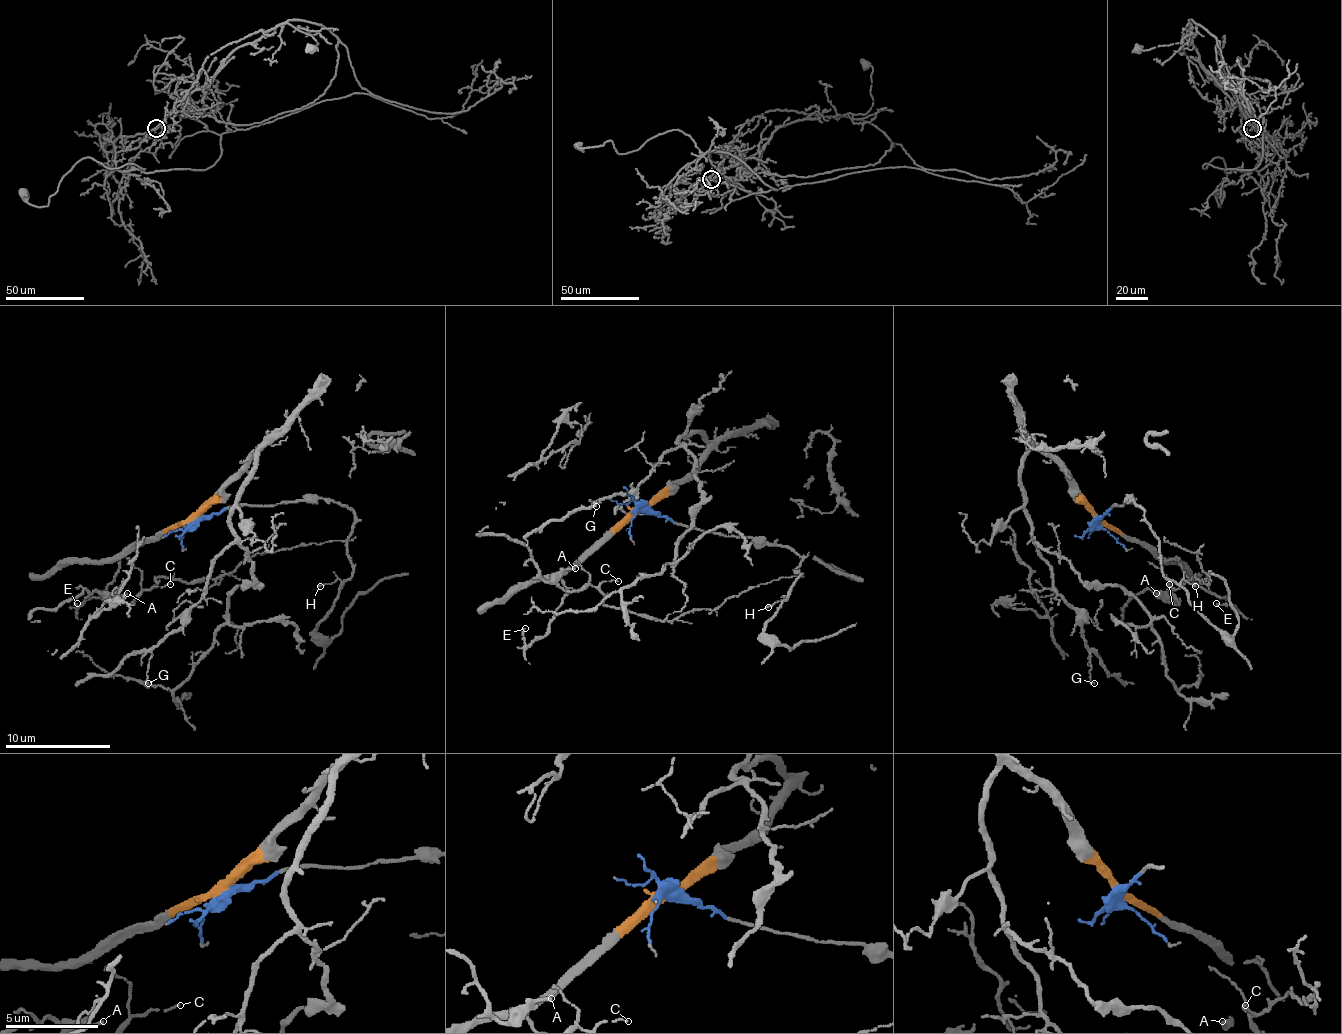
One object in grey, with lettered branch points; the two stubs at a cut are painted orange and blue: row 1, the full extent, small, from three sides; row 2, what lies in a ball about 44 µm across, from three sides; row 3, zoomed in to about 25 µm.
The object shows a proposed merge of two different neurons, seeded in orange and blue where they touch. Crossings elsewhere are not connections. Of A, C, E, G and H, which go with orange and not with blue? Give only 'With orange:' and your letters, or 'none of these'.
With orange: E, G

